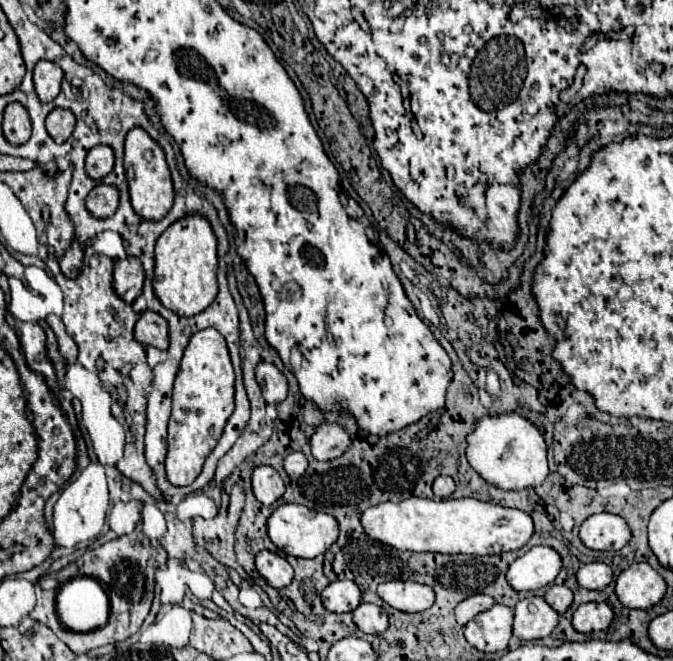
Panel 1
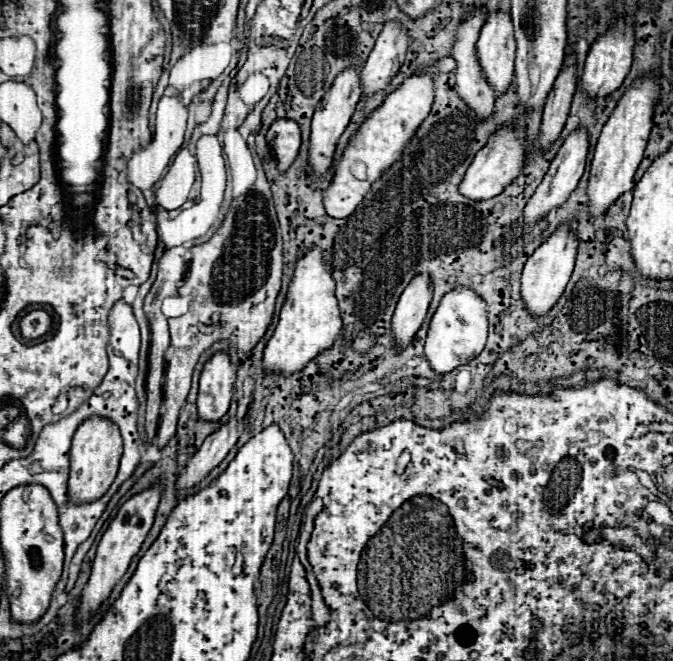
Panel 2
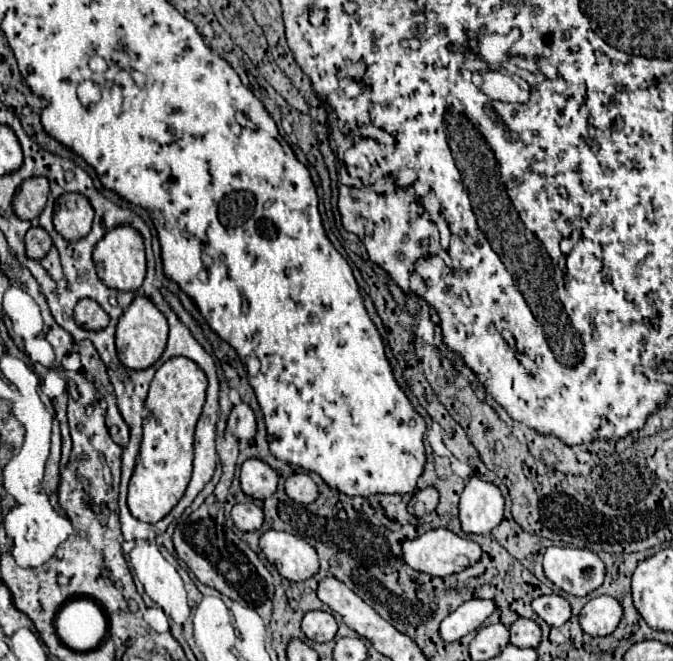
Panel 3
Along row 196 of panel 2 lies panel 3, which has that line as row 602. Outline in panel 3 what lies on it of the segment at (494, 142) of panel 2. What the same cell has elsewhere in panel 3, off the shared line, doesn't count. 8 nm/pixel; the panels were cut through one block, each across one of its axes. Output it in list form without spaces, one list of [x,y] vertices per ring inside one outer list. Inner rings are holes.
[[[474,600],[466,602],[466,606],[460,606],[454,614],[446,616],[440,622],[440,638],[442,642],[450,644],[460,640],[462,636],[474,632],[480,628],[480,624],[494,612],[494,602],[486,600]]]

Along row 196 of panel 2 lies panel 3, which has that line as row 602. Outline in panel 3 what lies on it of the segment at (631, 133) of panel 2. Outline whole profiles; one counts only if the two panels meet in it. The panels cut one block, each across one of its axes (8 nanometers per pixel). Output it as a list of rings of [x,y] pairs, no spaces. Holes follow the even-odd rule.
[[[598,596],[592,598],[578,616],[580,628],[588,636],[608,636],[614,632],[622,618],[622,606],[616,598],[612,596]]]

